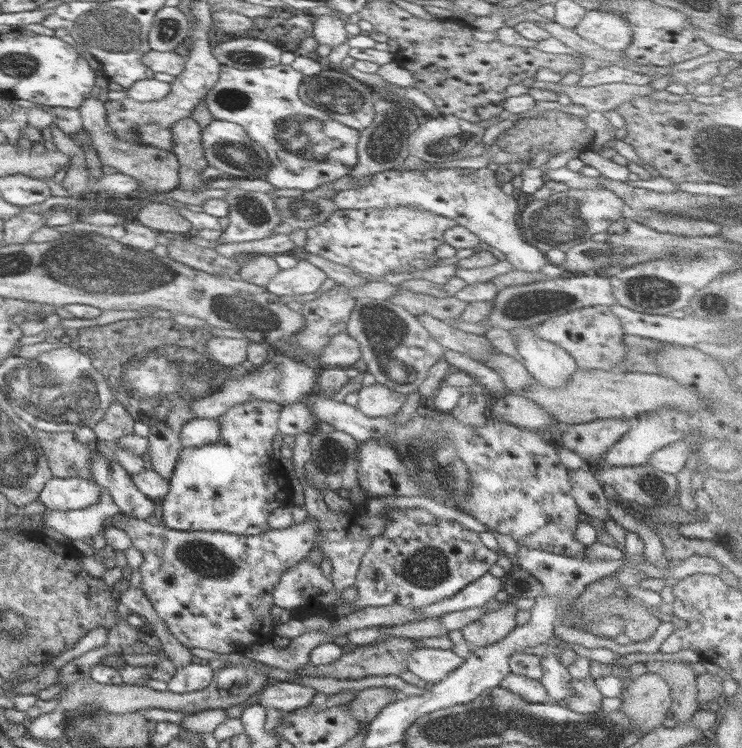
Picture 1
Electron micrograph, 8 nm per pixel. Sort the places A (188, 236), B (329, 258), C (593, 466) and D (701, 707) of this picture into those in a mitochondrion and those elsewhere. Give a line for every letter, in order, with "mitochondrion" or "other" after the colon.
A: other
B: other
C: other
D: other

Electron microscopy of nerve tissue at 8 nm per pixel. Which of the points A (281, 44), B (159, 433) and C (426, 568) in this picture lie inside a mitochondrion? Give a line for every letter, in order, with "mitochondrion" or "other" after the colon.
A: other
B: other
C: mitochondrion

